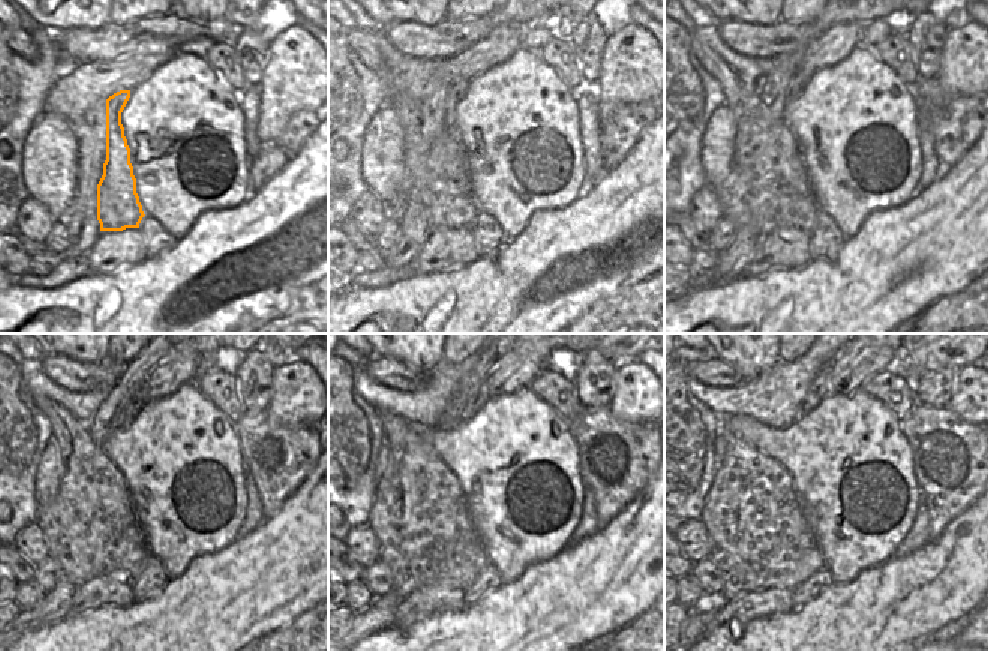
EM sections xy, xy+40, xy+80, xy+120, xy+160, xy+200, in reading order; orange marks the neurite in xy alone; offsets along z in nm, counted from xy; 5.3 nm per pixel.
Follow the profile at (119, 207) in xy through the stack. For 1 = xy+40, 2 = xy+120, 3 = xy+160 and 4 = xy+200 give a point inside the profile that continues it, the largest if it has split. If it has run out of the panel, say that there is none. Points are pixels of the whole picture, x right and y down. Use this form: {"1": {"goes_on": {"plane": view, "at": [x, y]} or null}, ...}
{"1": {"goes_on": {"plane": "xy+40", "at": [456, 89]}}, "2": {"goes_on": {"plane": "xy+120", "at": [140, 401]}}, "3": {"goes_on": {"plane": "xy+160", "at": [482, 395]}}, "4": {"goes_on": {"plane": "xy+200", "at": [820, 387]}}}

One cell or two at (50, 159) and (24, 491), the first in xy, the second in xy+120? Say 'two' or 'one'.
two

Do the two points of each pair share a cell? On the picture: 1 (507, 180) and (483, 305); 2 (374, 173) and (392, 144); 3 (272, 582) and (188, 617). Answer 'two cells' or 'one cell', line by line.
1: two cells
2: one cell
3: one cell

